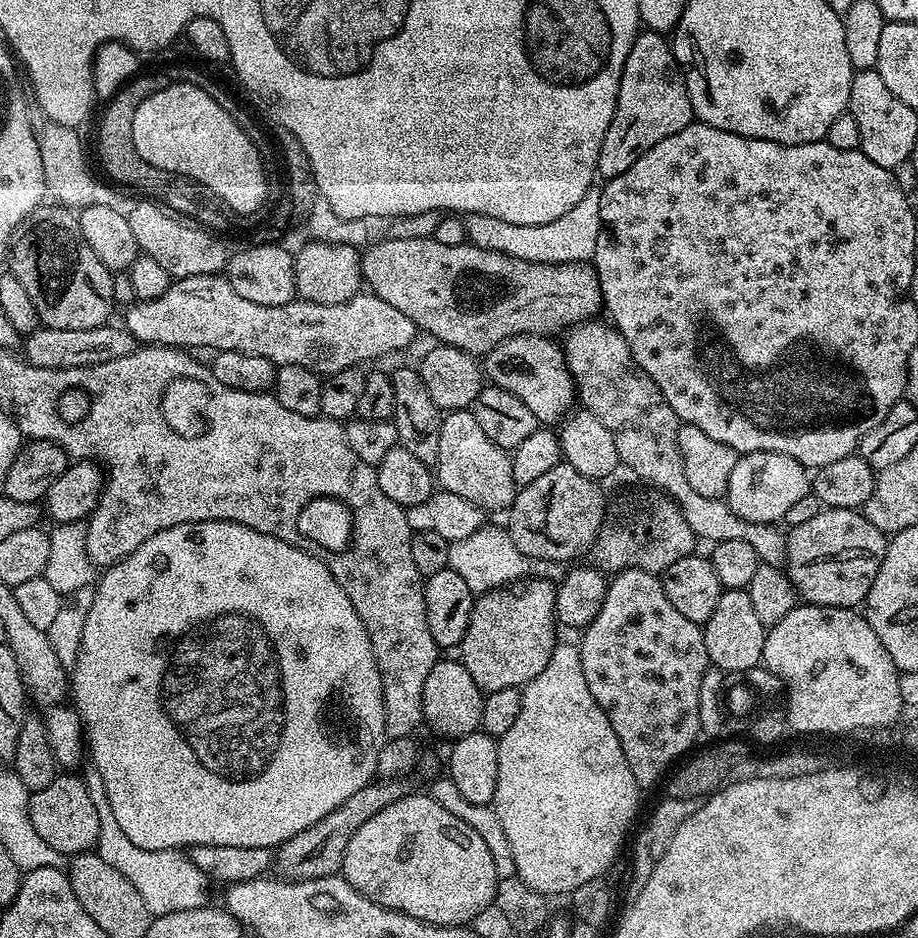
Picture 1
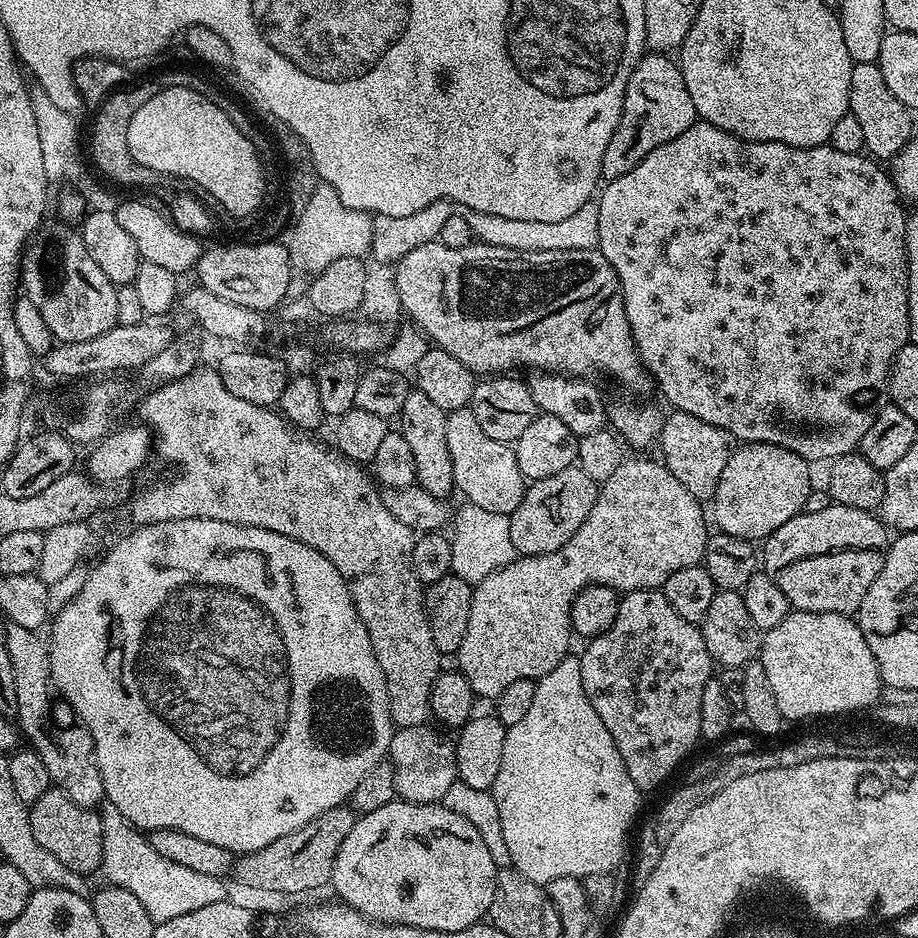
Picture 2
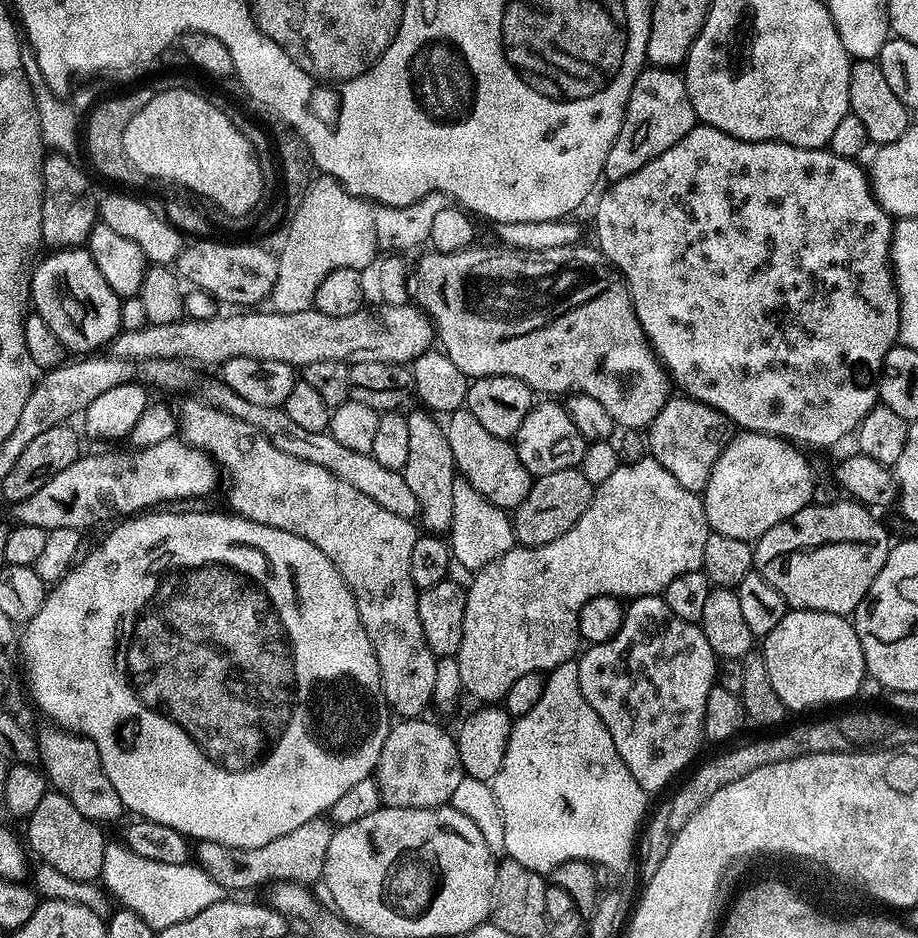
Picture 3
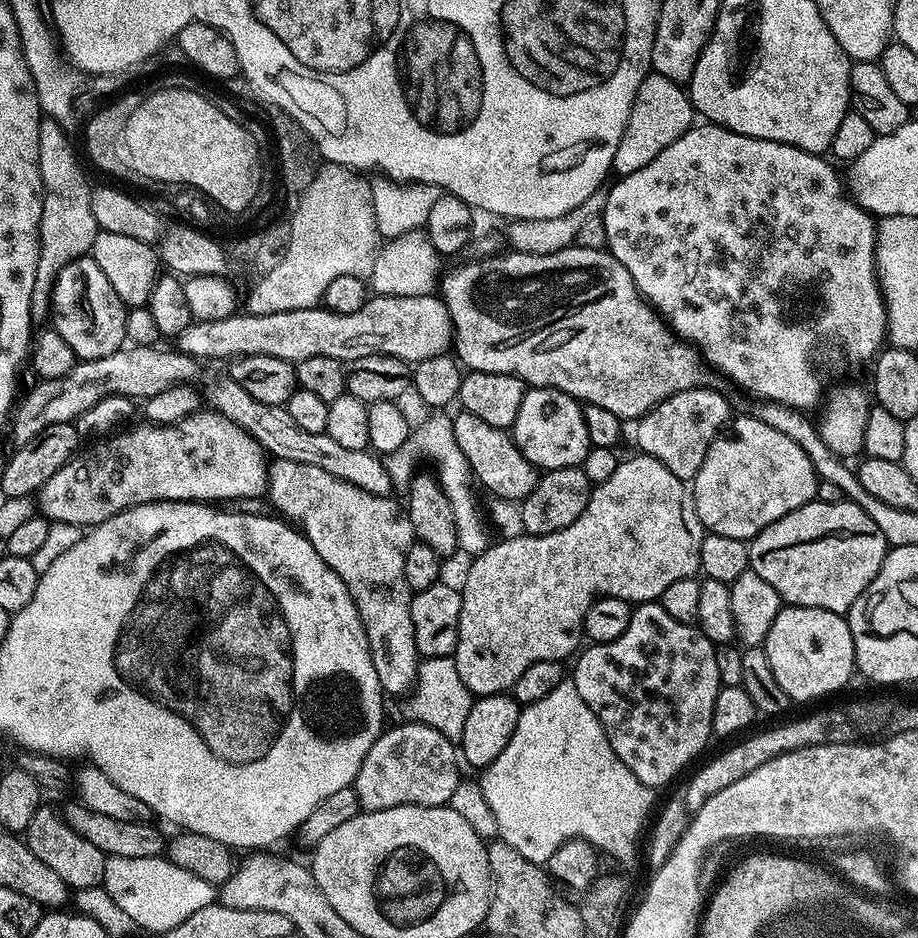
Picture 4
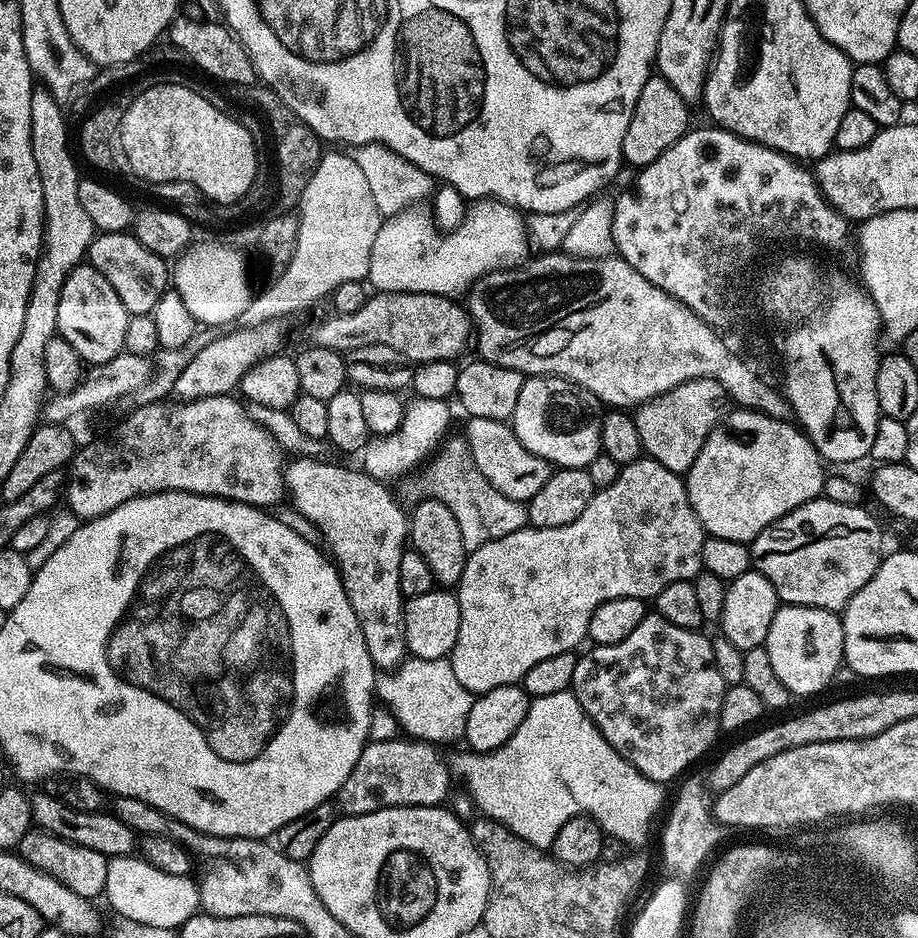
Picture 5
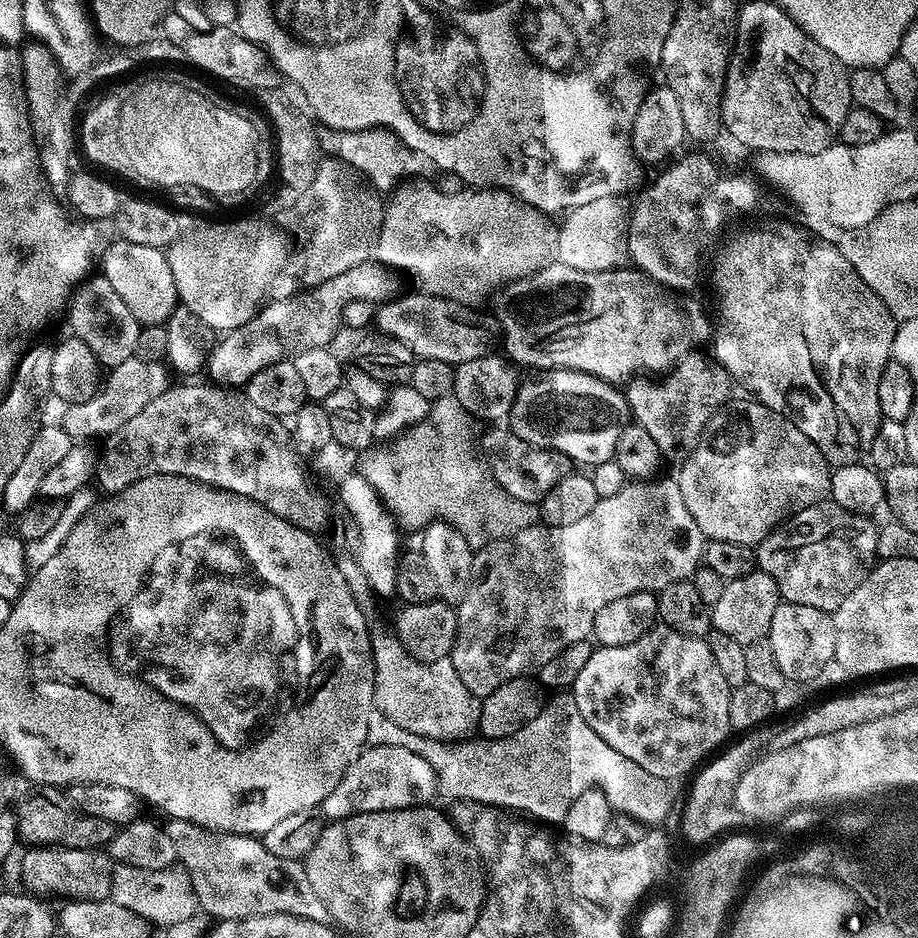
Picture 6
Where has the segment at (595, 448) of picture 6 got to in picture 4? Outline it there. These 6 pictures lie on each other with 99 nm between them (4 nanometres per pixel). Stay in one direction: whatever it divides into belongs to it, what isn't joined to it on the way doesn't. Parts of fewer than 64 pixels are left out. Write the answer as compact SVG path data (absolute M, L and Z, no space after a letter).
M529 387L524 393L522 404L518 406L518 418L514 418L510 435L520 448L520 453L540 470L575 468L583 465L590 447L588 427L584 421L584 410L581 401L574 399L570 394L559 392L557 388Z

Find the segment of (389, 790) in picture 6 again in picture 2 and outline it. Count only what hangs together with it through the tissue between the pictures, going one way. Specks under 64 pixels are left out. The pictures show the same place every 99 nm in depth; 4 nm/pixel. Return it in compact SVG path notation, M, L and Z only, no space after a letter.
M406 726L396 728L388 747L387 759L394 770L397 797L415 804L434 804L443 801L450 786L458 781L456 775L456 750L432 729L432 726Z

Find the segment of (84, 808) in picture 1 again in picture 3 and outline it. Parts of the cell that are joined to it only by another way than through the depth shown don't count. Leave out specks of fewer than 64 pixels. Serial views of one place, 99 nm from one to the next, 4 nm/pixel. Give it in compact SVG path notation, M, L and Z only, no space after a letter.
M50 790L42 798L42 802L38 802L38 807L34 809L34 814L27 817L28 824L28 840L26 836L26 844L29 849L36 851L36 856L47 867L58 870L58 874L66 874L66 878L74 878L75 880L83 880L85 882L96 882L101 879L100 871L102 870L102 858L104 857L104 846L106 837L99 823L95 820L88 820L82 814L78 814L78 810L74 807L74 802L70 802L70 798L66 798L61 792Z

